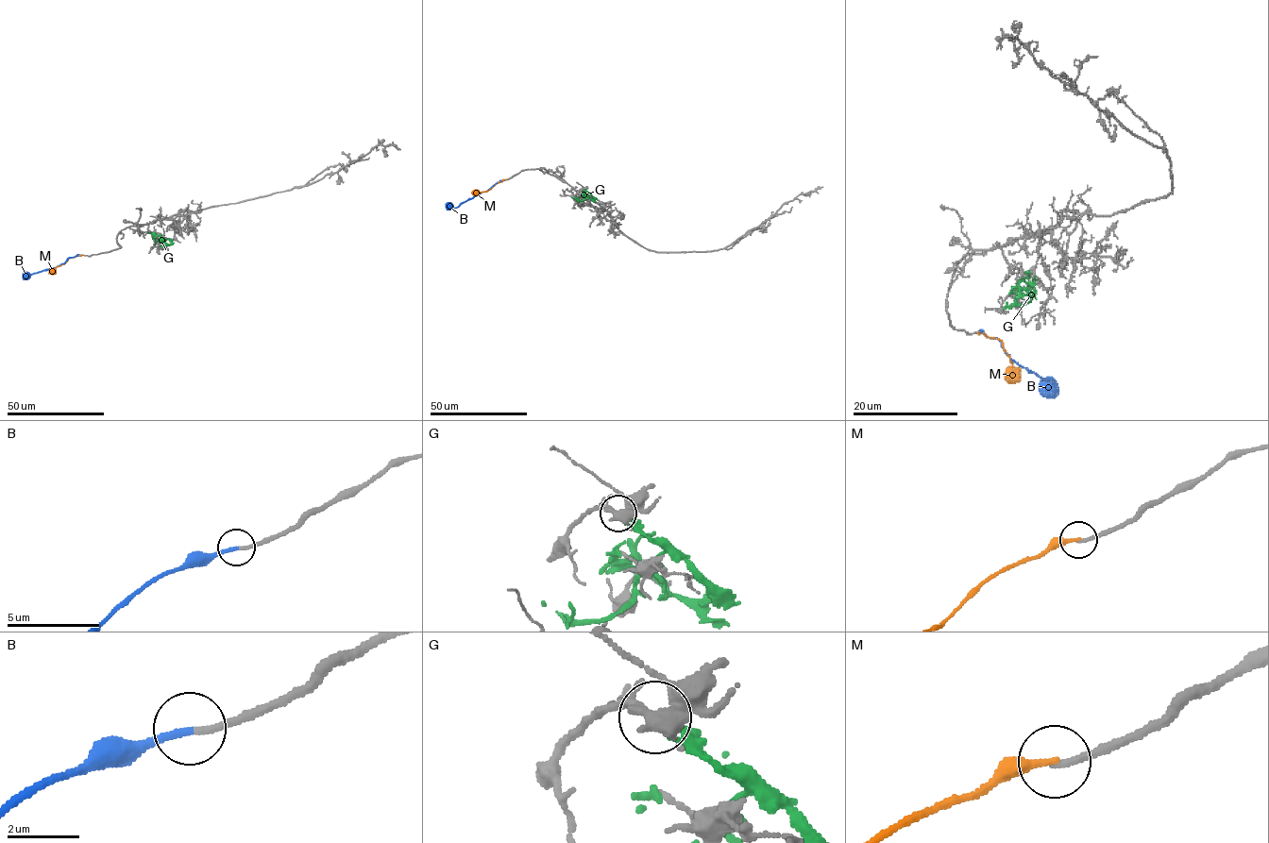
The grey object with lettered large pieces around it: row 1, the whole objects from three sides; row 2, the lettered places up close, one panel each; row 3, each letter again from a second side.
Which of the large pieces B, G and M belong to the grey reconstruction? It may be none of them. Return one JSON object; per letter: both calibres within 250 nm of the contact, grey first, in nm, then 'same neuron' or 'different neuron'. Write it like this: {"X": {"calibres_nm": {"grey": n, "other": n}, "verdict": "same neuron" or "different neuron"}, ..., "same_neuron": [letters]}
{"B": {"calibres_nm": {"grey": 190, "other": 200}, "verdict": "same neuron"}, "G": {"calibres_nm": {"grey": 340, "other": 240}, "verdict": "different neuron"}, "M": {"calibres_nm": {"grey": 200, "other": 240}, "verdict": "different neuron"}, "same_neuron": ["B"]}

